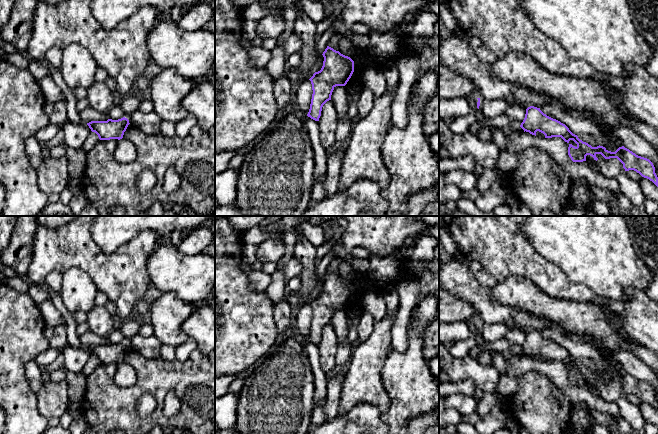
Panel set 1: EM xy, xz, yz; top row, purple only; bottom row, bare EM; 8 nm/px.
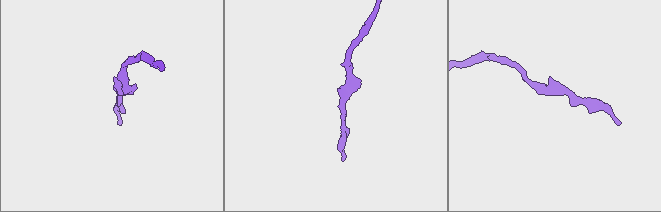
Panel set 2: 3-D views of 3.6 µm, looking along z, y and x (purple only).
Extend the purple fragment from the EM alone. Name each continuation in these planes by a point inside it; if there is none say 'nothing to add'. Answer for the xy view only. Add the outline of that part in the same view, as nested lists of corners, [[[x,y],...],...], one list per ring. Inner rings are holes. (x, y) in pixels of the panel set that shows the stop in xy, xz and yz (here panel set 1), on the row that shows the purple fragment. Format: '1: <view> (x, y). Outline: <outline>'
nothing to add

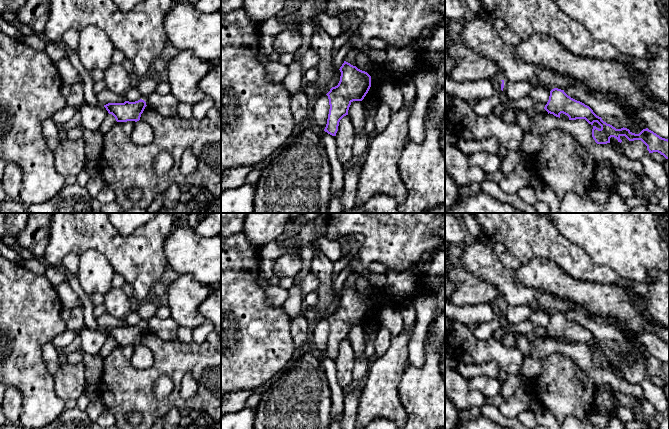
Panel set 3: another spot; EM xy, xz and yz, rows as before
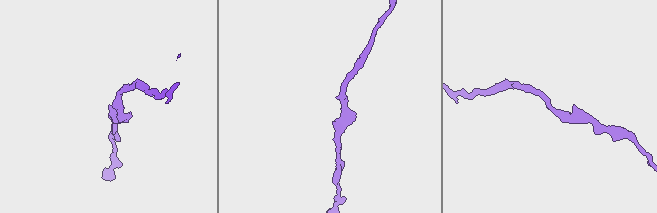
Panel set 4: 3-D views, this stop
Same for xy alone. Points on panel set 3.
nothing to add

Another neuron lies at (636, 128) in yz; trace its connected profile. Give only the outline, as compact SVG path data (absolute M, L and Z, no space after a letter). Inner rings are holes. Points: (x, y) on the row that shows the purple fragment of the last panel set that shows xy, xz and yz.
M624 118L622 120L624 128L627 128L630 130L630 132L639 134L643 129L646 129L647 127L642 123L634 123L629 118Z

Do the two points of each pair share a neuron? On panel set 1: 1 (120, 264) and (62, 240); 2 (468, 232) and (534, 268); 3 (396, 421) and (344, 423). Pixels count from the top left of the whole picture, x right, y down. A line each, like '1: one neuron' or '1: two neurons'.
1: one neuron
2: one neuron
3: two neurons

